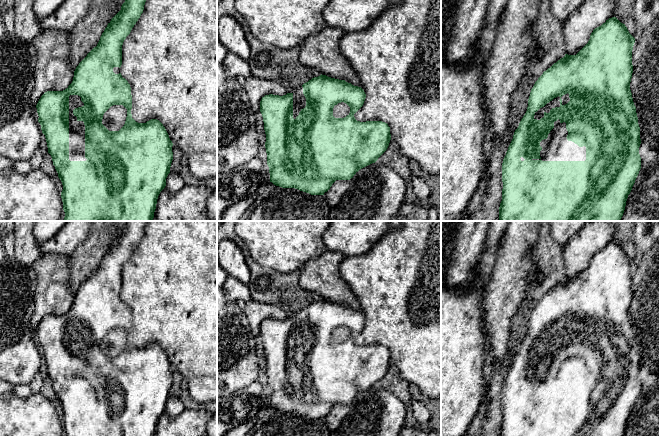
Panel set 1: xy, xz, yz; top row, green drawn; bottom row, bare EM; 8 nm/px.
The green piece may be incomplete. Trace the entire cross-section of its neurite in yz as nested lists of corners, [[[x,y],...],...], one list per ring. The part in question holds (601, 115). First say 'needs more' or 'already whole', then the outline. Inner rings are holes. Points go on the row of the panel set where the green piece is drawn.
needs more | [[[616,17],[609,18],[595,28],[588,43],[576,54],[565,54],[554,63],[535,82],[528,99],[528,107],[515,130],[502,163],[502,201],[499,207],[499,221],[620,221],[635,180],[641,169],[639,147],[641,144],[640,127],[636,107],[630,90],[633,73],[632,50],[635,38],[625,24]]]

